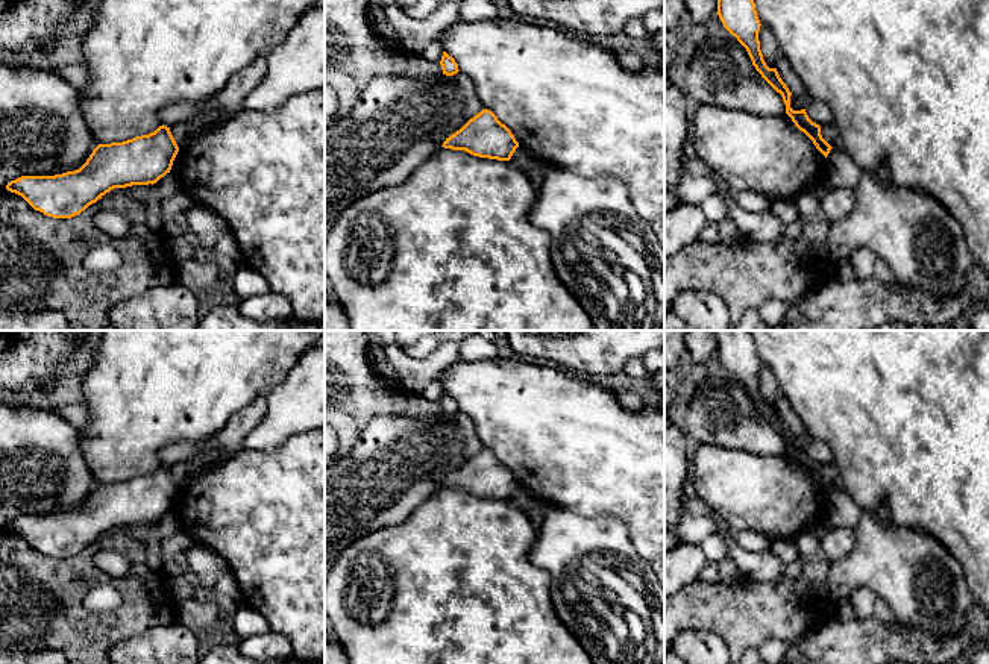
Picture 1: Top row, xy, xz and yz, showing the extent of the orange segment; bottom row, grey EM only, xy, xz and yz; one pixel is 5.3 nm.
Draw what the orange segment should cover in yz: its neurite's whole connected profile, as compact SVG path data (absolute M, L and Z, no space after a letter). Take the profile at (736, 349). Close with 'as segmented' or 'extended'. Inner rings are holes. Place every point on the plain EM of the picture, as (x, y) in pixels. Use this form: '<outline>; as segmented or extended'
M714 330L717 338L717 355L724 367L737 377L746 388L752 405L761 417L781 434L786 444L786 453L792 458L795 465L804 471L816 485L816 488L827 497L833 488L821 475L821 465L813 462L805 449L793 450L790 447L792 432L781 420L777 408L769 408L763 399L758 381L760 359L757 356L755 343L748 330Z; as segmented

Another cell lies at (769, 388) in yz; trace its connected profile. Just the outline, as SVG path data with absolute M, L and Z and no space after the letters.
M760 365L758 371L760 390L769 408L777 408L778 384L769 367Z

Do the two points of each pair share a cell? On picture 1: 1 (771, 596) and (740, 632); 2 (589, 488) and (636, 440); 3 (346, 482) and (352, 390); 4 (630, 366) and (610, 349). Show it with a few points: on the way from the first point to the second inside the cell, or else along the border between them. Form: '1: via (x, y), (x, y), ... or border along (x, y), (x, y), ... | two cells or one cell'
1: via (762, 605), (744, 623) | one cell
2: via (599, 476), (624, 452) | one cell
3: border along (367, 422), (354, 446), (340, 458) | two cells
4: border along (640, 358), (630, 358), (621, 370) | two cells

